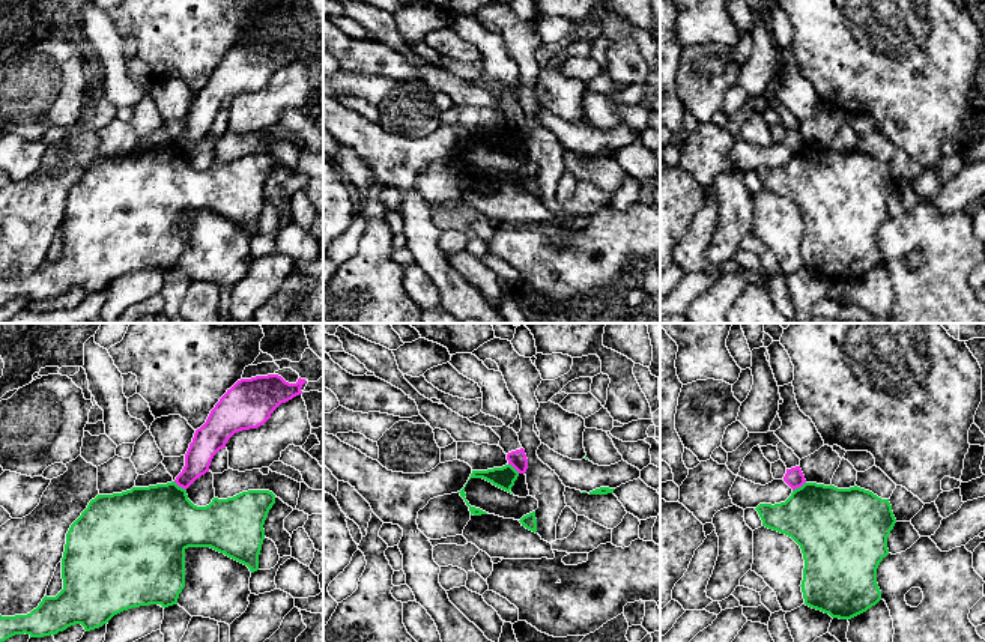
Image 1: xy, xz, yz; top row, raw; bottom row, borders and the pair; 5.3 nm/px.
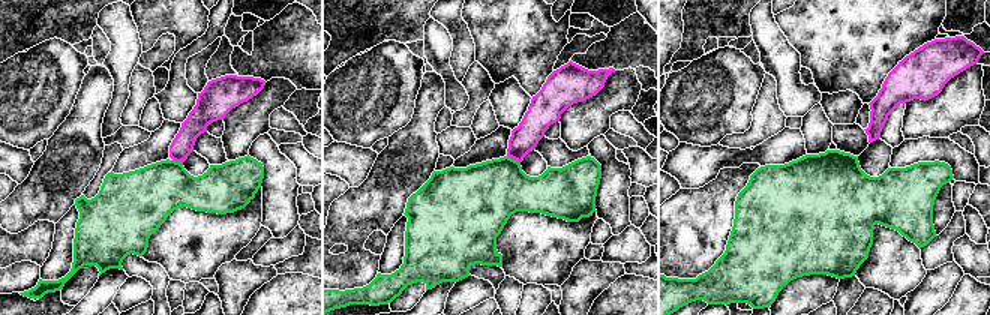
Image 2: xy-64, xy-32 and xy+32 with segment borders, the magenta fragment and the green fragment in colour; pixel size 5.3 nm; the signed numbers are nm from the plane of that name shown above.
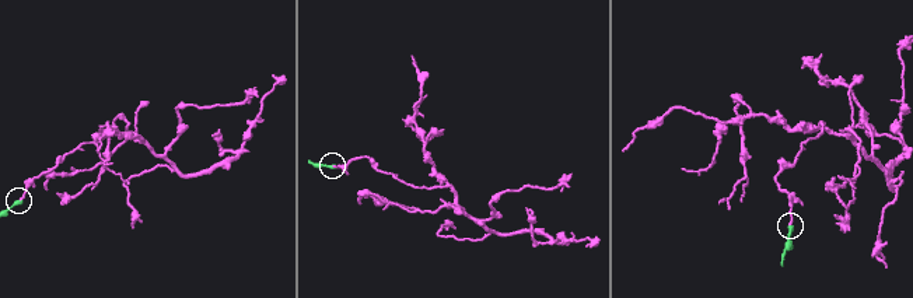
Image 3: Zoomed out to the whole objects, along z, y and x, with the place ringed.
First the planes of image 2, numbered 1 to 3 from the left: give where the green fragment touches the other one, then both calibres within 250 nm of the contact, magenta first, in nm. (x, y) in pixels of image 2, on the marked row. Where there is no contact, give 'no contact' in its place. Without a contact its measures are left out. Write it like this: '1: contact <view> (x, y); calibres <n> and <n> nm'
1: contact xy-64 (177, 161); calibres 120 and 300 nm
2: contact xy-32 (513, 158); calibres 150 and 340 nm
3: no contact

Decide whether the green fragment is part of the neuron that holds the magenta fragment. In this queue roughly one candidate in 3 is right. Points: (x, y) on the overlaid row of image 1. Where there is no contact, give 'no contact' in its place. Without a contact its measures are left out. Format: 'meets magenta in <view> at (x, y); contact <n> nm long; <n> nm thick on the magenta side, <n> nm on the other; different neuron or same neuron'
meets magenta in yz at (799, 486); contact 90 nm long; 100 nm thick on the magenta side, 380 nm on the other; different neuron

